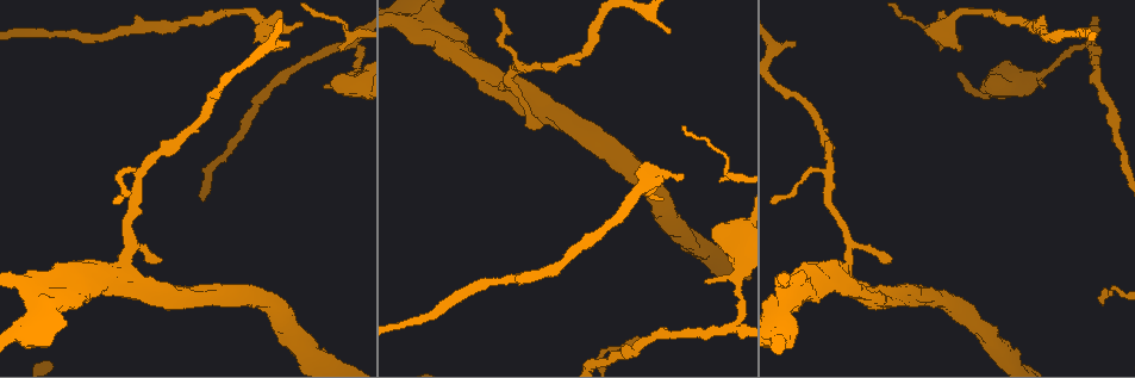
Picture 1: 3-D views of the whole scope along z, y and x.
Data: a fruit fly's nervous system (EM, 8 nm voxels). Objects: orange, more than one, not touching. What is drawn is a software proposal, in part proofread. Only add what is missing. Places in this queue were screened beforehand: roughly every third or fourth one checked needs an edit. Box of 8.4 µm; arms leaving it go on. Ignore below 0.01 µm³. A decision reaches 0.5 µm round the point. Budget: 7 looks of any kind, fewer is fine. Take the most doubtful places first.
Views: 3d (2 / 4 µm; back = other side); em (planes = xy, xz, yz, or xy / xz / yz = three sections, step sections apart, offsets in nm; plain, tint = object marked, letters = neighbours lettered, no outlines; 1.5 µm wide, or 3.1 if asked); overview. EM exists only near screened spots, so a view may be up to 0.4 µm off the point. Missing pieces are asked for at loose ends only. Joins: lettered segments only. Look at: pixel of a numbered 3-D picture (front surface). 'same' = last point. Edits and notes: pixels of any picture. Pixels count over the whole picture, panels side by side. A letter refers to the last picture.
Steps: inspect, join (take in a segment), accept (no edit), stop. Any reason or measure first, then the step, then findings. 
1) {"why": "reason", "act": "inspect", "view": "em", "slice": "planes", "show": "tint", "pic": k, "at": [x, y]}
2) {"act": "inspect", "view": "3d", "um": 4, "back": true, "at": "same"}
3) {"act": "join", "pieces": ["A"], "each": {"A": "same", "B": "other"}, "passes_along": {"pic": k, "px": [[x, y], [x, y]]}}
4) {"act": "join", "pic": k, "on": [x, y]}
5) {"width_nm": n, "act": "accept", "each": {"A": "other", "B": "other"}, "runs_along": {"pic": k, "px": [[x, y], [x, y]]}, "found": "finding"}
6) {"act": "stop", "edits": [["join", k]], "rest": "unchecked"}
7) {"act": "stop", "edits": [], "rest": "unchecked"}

{"why": "free end", "act": "inspect", "view": "em", "slice": "planes", "show": "letters", "pic": 1, "at": [325, 86]}

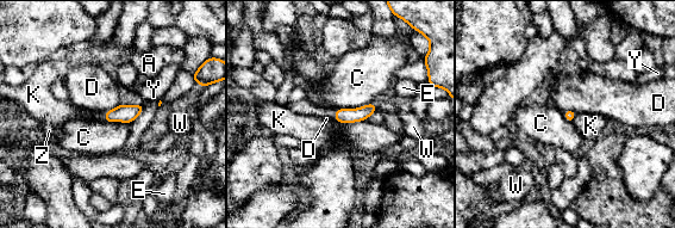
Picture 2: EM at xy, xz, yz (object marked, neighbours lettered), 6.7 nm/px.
{"longest_contact_nm": ["C", 260], "act": "join", "pieces": ["Z"], "each": {"A": "other", "C": "other", "D": "other", "E": "other", "K": "other", "W": "other", "Y": "other", "Z": "same"}, "passes_along": {"pic": 2, "px": [[347, 116], [335, 115], [304, 106]]}, "found": "the neuron continues"}

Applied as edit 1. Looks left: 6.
{"act": "inspect", "view": "overview"}

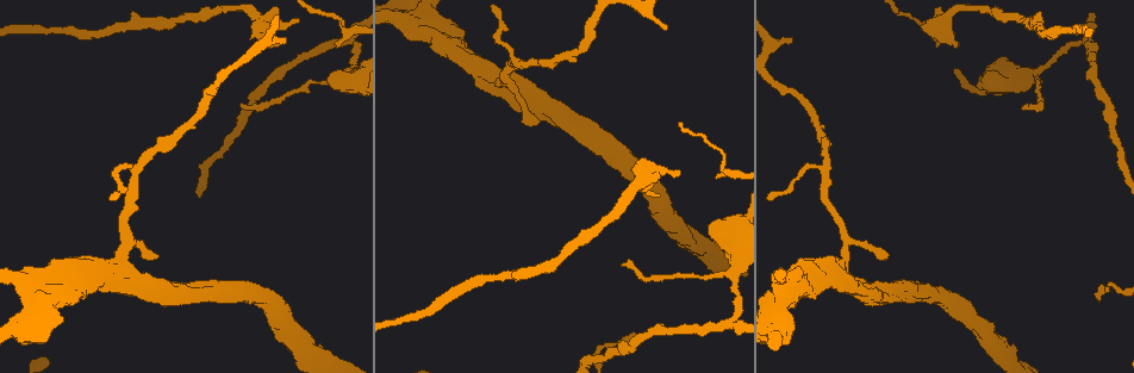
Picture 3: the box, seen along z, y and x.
{"why": "thin end", "act": "inspect", "view": "em", "slice": "xy", "step": 8, "show": "letters", "pic": 3, "at": [679, 172]}

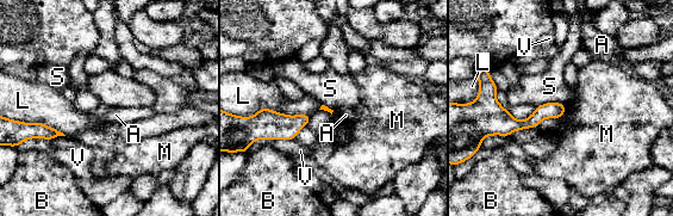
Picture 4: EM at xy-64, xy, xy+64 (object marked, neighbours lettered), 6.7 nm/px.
{"act": "accept", "each": {"A": "other", "B": "other", "L": "other", "M": "other", "S": "other", "V": "other"}, "runs_along": {"pic": 4, "px": [[491, 105], [510, 124], [561, 110]]}, "found": "none of them fits"}

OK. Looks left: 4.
{"why": "thin end", "act": "inspect", "view": "em", "slice": "planes", "show": "plain", "pic": 3, "at": [285, 40]}

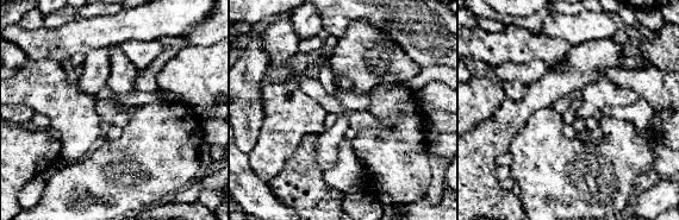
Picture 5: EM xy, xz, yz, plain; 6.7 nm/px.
{"why": "see the neighbours", "act": "inspect", "view": "em", "slice": "planes", "show": "letters", "at": "same"}

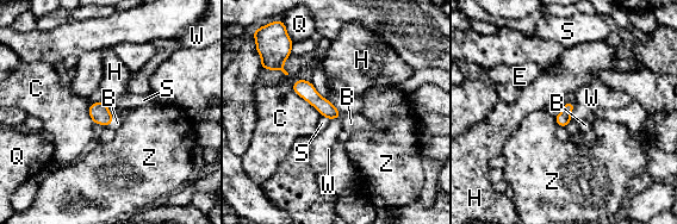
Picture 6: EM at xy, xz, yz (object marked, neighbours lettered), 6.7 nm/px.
{"width_nm": 100, "act": "join", "pieces": ["B"], "each": {"B": "same", "C": "other", "E": "other", "H": "other", "Q": "other", "S": "other", "W": "other", "Z": "other"}, "passes_along": {"pic": 6, "px": [[99, 112], [110, 123], [117, 123]]}, "found": "the neuron continues"}

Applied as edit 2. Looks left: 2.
{"act": "stop", "edits": [["join", 2], ["join", 6]], "rest": "unchecked"}

